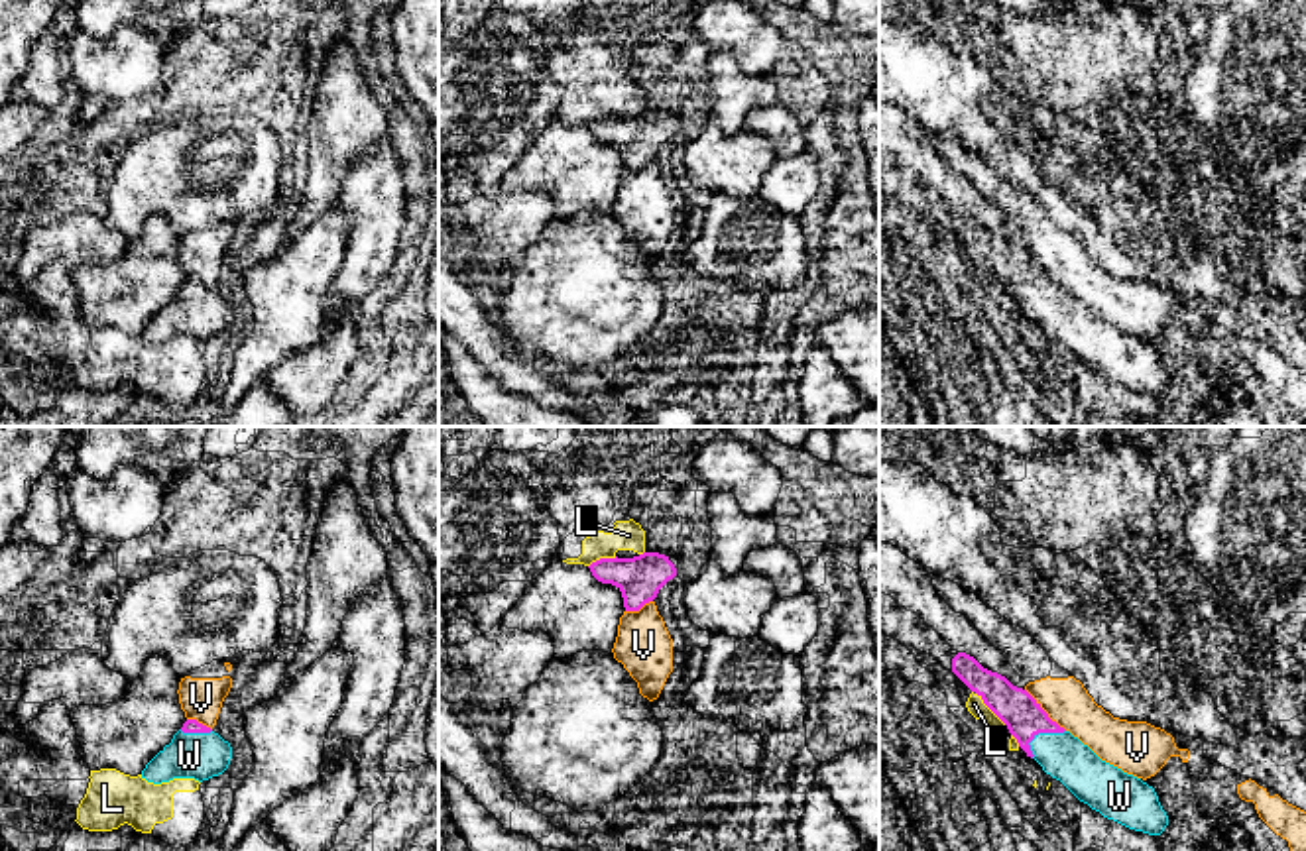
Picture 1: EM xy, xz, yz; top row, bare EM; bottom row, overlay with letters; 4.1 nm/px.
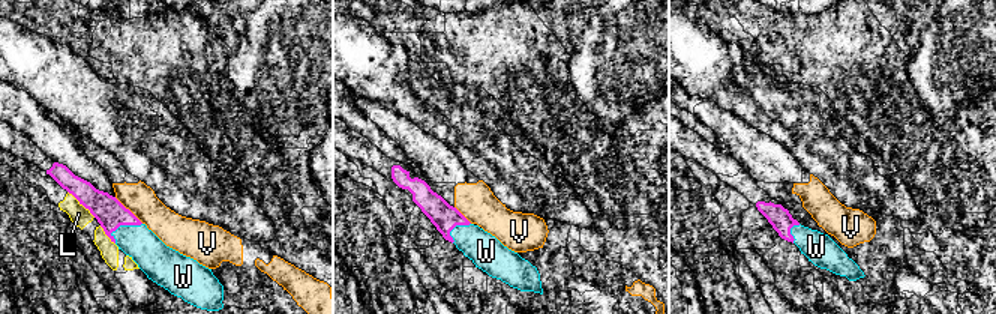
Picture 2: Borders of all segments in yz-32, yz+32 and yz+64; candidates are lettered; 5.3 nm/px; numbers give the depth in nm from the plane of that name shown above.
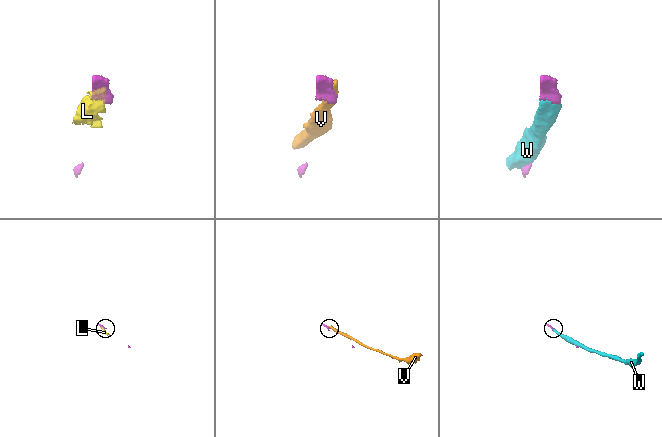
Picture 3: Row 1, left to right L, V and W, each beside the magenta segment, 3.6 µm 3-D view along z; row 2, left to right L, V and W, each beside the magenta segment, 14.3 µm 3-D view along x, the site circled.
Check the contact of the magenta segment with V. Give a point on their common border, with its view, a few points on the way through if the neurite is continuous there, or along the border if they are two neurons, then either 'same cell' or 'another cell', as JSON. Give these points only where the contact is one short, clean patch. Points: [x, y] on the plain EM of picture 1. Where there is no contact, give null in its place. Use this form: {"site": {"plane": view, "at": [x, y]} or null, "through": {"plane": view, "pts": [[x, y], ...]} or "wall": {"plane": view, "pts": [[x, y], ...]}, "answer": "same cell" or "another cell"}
{"site": {"plane": "yz", "at": [1045, 272]}, "wall": {"plane": "yz", "pts": [[1025, 248], [1067, 289]]}, "answer": "another cell"}

